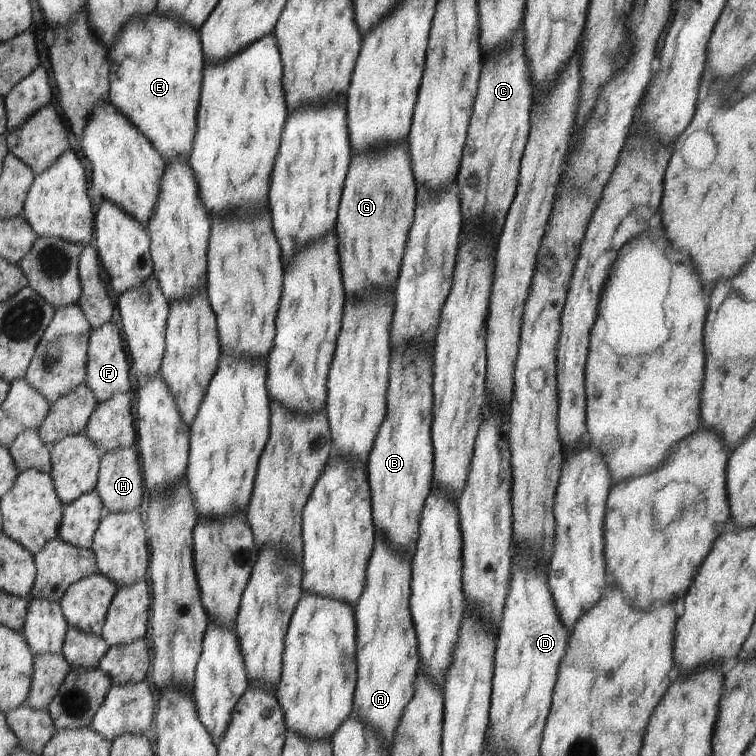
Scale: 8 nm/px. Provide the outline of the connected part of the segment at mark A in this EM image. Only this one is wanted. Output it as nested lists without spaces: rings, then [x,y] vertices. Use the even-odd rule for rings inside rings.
[[[383,534],[375,538],[374,553],[367,566],[367,584],[357,602],[358,615],[358,684],[354,710],[379,728],[379,734],[392,747],[403,712],[415,694],[415,678],[421,667],[419,636],[411,612],[413,555],[397,552]]]

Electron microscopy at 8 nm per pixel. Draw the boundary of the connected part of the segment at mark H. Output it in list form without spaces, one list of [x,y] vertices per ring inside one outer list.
[[[135,448],[109,449],[102,455],[97,491],[108,512],[133,512],[146,504],[145,480]]]

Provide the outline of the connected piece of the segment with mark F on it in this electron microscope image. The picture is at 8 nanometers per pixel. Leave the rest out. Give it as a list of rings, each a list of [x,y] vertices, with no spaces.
[[[107,323],[92,331],[90,338],[90,357],[88,362],[87,384],[94,391],[98,402],[107,402],[115,394],[131,392],[131,364],[127,358],[128,352],[123,348],[121,330],[115,324]]]

